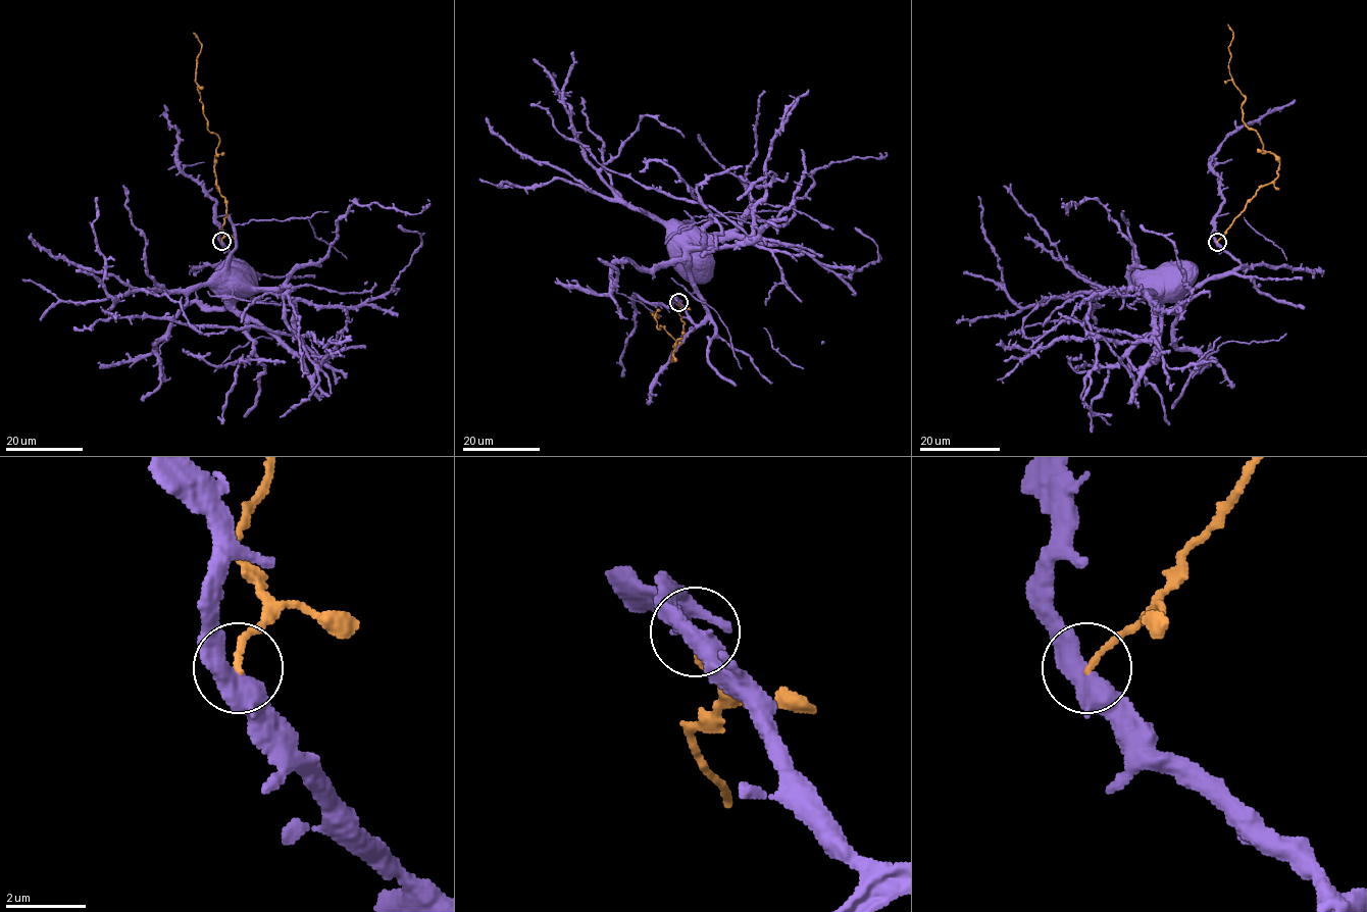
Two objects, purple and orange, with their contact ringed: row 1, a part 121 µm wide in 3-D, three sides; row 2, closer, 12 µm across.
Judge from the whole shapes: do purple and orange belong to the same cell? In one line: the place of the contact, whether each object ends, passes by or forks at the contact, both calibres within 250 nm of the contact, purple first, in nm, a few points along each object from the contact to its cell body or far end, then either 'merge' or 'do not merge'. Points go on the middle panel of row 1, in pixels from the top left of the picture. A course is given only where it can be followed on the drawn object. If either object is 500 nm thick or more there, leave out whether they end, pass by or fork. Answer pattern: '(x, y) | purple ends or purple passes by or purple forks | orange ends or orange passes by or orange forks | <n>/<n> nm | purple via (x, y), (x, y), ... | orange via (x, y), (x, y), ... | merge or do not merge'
(678, 302) | 500/150 nm | purple via (678, 302), (696, 324), (706, 315), (703, 298), (690, 271), (694, 236) | orange via (678, 302), (684, 334), (672, 362), (676, 342), (664, 326), (656, 326), (653, 312), (658, 316), (651, 311) | do not merge

